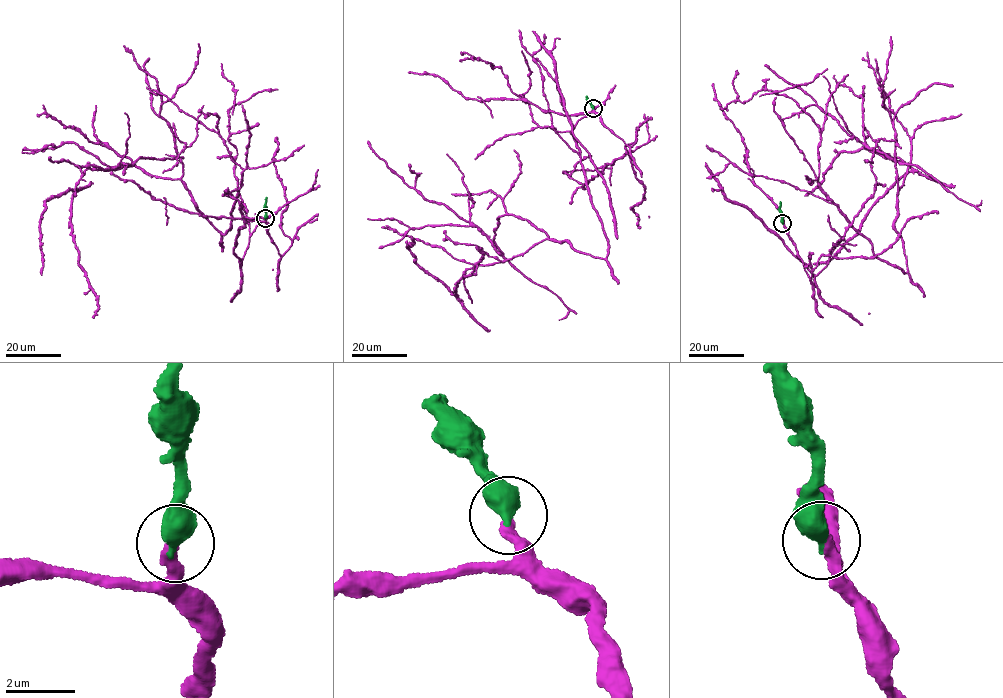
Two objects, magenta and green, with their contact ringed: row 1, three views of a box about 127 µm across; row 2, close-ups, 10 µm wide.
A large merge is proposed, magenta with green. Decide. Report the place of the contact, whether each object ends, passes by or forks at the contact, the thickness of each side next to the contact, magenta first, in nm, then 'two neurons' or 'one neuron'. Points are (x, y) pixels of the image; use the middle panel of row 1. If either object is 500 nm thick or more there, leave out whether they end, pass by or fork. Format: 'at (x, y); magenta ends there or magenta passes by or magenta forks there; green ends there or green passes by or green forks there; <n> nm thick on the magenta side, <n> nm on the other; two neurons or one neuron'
at (593, 108); 320 nm thick on the magenta side, 550 nm on the other; one neuron

